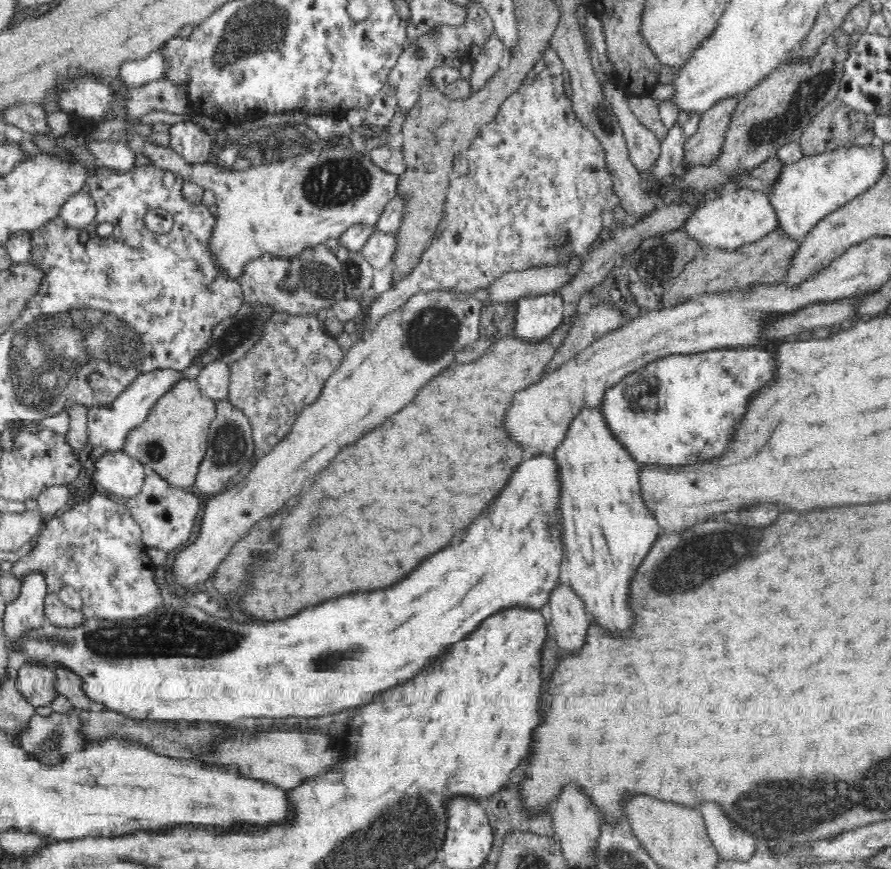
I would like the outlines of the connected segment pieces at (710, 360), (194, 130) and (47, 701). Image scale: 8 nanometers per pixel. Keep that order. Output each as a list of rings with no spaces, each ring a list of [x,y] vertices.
[[[768,345],[670,355],[642,365],[607,388],[598,409],[612,436],[639,465],[702,466],[730,450],[750,400],[777,376],[778,359]]]
[[[176,122],[170,128],[172,148],[190,164],[205,163],[212,152],[211,131],[194,122]]]
[[[26,659],[18,670],[19,692],[35,707],[51,706],[56,698],[57,676],[50,664]]]

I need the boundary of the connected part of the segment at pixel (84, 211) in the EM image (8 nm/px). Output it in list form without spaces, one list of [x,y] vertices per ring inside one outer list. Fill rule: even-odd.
[[[76,192],[61,207],[59,216],[68,227],[84,230],[93,222],[97,214],[95,203],[89,193]]]

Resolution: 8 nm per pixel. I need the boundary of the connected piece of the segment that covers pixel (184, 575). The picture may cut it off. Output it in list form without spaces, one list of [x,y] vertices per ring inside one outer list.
[[[438,289],[414,293],[402,306],[383,316],[364,341],[356,342],[348,350],[342,364],[326,380],[320,396],[302,410],[290,432],[266,456],[259,457],[244,480],[231,490],[226,489],[207,498],[198,538],[182,548],[174,558],[172,582],[181,590],[206,587],[208,578],[221,560],[257,520],[278,510],[288,500],[294,500],[306,488],[304,480],[310,480],[314,472],[326,466],[342,446],[354,442],[360,434],[372,430],[398,412],[416,396],[420,387],[460,360],[464,349],[475,344],[480,337],[480,316],[484,305],[485,302],[474,298],[470,291]]]

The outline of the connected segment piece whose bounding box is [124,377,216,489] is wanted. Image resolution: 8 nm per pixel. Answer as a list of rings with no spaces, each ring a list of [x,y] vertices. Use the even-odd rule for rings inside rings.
[[[180,379],[156,401],[146,420],[128,434],[124,451],[138,459],[147,470],[154,469],[173,486],[193,489],[198,465],[207,451],[209,426],[216,412],[215,403],[202,394],[197,379]]]

